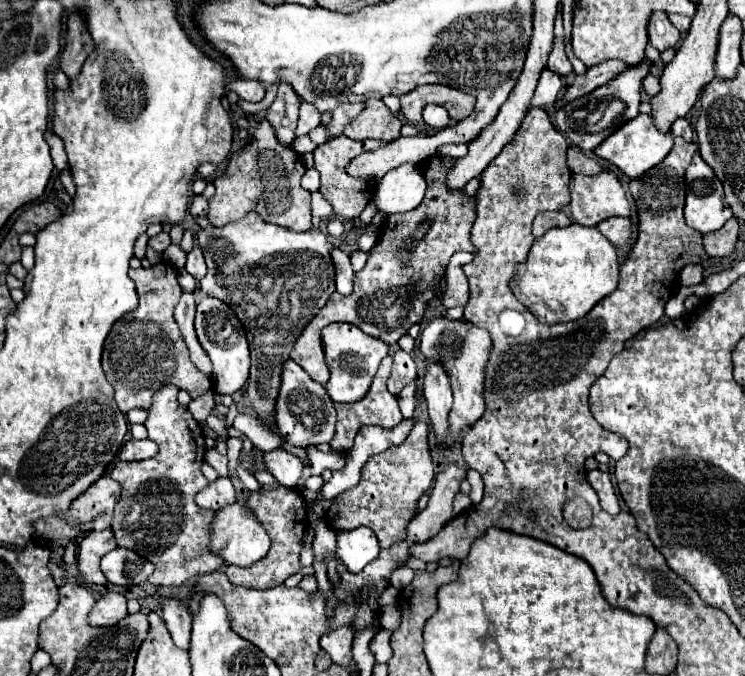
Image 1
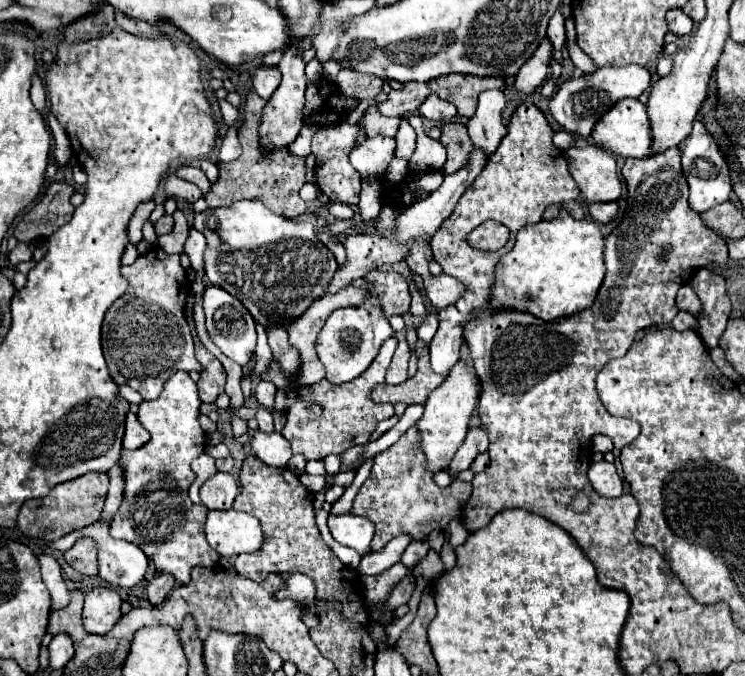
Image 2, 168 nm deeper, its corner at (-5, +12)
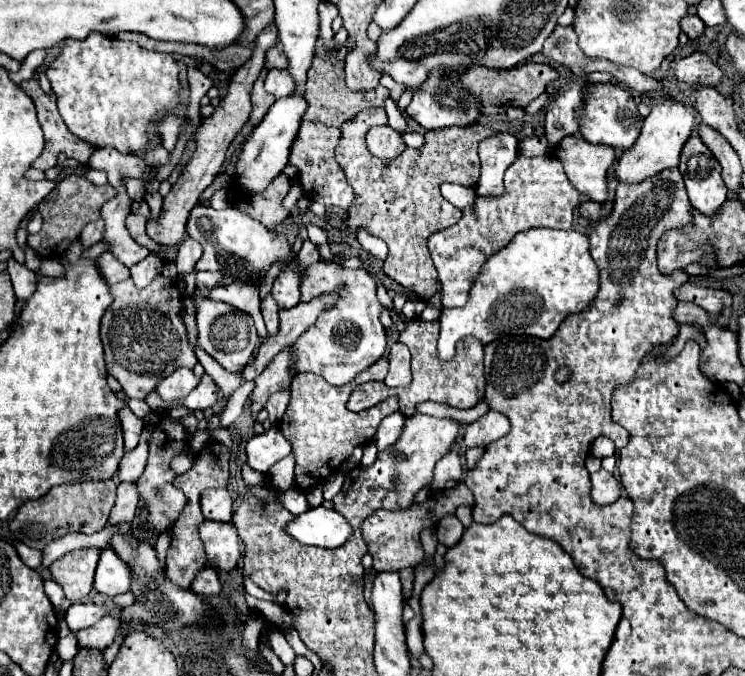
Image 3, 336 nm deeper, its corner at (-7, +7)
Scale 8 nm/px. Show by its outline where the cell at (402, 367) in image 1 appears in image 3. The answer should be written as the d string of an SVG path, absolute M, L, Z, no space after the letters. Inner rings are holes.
M393 343L389 351L389 373L385 377L387 387L407 387L411 383L409 349L403 343Z

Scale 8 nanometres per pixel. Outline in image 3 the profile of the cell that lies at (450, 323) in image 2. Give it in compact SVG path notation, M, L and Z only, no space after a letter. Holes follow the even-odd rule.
M527 229L517 233L507 247L491 255L481 267L479 275L473 279L469 299L465 307L443 309L441 313L441 335L439 335L439 357L443 361L453 359L455 343L467 335L479 337L481 341L497 341L501 335L531 335L549 339L561 321L569 313L583 311L599 291L599 269L589 255L589 239L579 231L557 231L557 229Z

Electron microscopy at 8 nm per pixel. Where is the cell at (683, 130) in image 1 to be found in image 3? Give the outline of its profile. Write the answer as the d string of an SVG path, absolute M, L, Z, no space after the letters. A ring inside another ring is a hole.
M691 135L679 159L679 171L685 179L689 201L701 213L715 213L727 199L727 187L721 179L721 165L703 145L699 135Z

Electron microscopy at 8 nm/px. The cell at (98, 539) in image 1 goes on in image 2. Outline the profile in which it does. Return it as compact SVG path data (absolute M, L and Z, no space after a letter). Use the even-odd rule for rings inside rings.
M79 538L75 546L65 552L65 560L85 576L95 576L99 572L97 548L95 548L95 540L91 538Z

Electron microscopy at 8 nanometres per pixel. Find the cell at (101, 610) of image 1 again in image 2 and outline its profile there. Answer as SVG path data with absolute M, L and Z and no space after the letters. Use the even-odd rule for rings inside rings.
M93 588L85 596L83 626L87 632L105 634L121 618L121 596L111 588Z

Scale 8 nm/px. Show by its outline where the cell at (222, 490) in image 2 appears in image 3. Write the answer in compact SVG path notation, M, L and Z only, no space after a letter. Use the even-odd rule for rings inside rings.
M205 489L205 493L201 493L201 511L209 521L229 523L231 505L233 505L233 499L227 489Z

